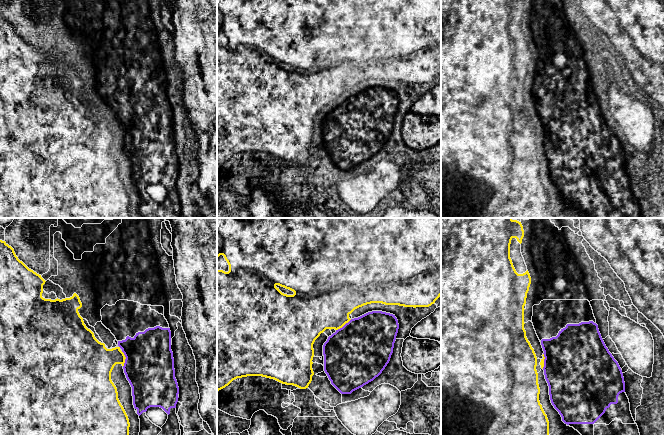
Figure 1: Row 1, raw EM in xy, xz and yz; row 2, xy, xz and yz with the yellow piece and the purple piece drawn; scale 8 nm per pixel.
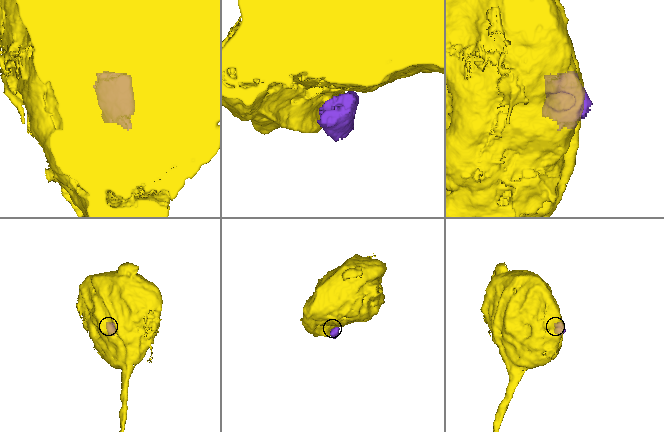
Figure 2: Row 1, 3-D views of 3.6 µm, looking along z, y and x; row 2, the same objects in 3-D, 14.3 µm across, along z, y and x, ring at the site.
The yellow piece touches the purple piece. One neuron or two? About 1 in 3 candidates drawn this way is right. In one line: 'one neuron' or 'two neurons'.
two neurons

